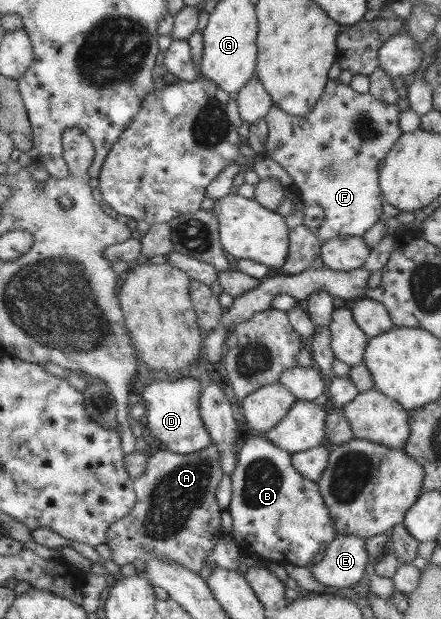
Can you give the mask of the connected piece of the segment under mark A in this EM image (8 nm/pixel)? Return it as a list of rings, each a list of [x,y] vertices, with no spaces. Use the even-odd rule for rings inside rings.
[[[211,442],[203,450],[191,454],[177,454],[168,449],[159,447],[148,456],[148,463],[144,473],[133,479],[133,489],[136,494],[136,503],[132,510],[122,520],[117,520],[108,527],[106,545],[112,550],[114,564],[122,567],[126,564],[141,564],[147,555],[158,555],[165,559],[172,559],[180,563],[185,569],[200,572],[211,557],[213,548],[224,535],[221,525],[223,509],[216,499],[216,489],[224,475],[220,464],[218,446]]]

